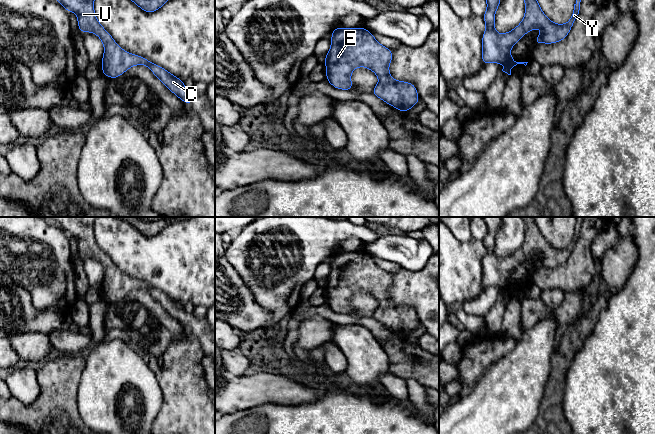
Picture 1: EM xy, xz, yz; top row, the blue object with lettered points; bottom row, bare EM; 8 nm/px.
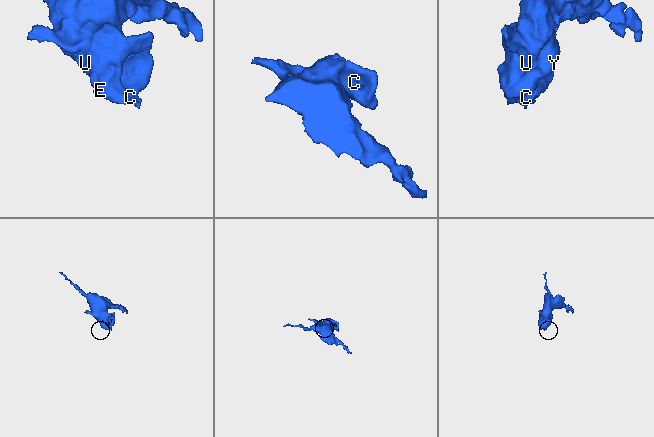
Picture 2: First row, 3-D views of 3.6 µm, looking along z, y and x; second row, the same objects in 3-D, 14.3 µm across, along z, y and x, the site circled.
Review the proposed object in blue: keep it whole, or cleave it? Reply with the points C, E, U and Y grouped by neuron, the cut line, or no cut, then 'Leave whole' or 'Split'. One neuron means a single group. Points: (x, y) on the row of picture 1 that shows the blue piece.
Groups: C E U Y. No split. Leave whole

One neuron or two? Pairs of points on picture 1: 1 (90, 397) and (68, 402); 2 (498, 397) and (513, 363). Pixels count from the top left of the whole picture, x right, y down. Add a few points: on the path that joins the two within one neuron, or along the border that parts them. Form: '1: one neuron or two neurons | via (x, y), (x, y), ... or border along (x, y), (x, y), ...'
1: two neurons | border along (80, 377), (77, 393), (77, 411), (84, 423)
2: one neuron | via (506, 389), (513, 382), (513, 371)

